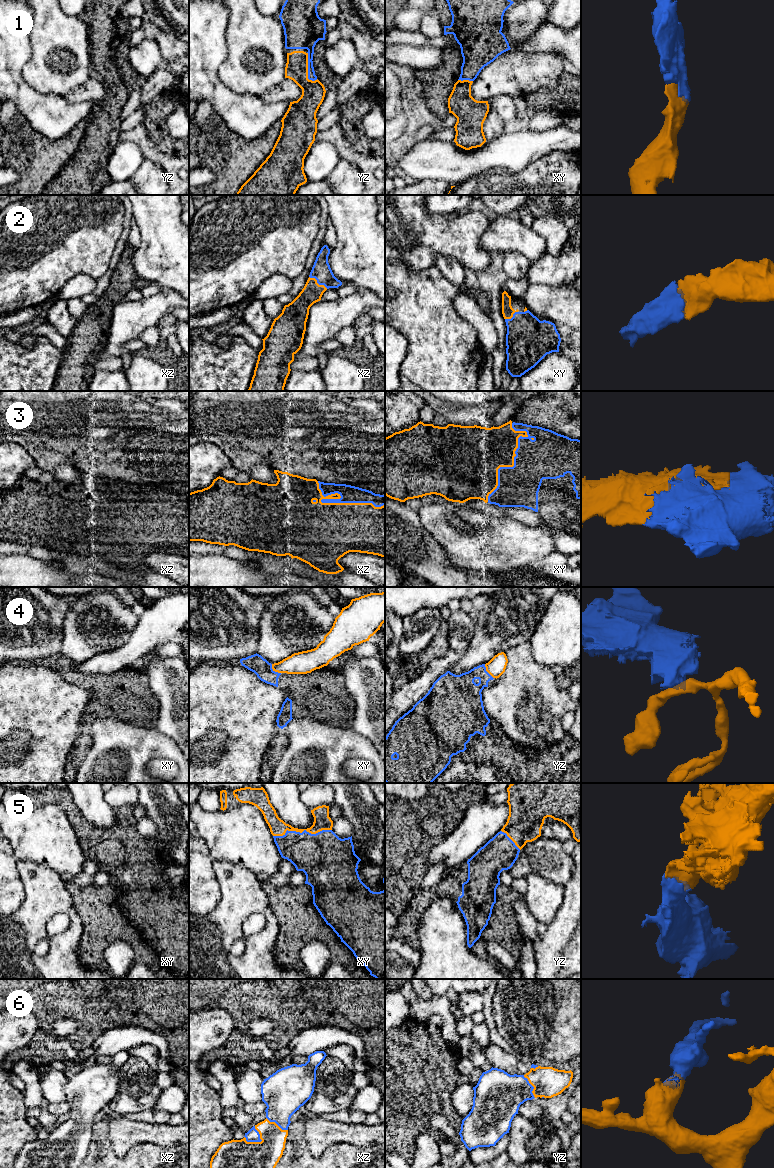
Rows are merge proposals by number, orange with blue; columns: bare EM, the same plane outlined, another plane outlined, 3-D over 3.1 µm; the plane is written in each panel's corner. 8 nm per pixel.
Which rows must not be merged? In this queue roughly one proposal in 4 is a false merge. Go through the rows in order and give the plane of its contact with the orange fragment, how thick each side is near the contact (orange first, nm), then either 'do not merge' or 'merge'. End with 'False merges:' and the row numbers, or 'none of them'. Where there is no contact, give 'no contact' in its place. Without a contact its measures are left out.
1: yz | 190/190 nm | merge
2: xz | 160/160 nm | merge
3: xz | 440/140 nm | merge
4: xy | 180/150 nm | do not merge
5: xy | 140/380 nm | merge
6: xz | 220/100 nm | merge
False merges: 4

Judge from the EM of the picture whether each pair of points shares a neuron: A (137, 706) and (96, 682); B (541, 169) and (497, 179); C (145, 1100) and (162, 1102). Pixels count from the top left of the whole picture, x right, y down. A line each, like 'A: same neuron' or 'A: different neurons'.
A: same neuron
B: same neuron
C: different neurons

